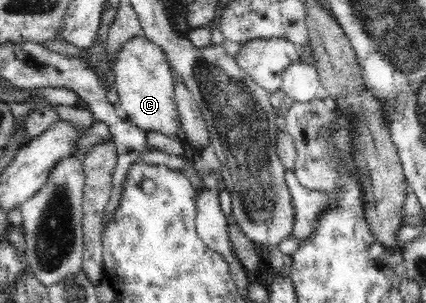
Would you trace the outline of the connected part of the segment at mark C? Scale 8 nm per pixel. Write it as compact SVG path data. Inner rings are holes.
M135 36L123 44L111 64L119 100L117 107L125 118L148 132L161 132L169 138L181 137L181 121L174 101L175 74L167 55L144 36Z

